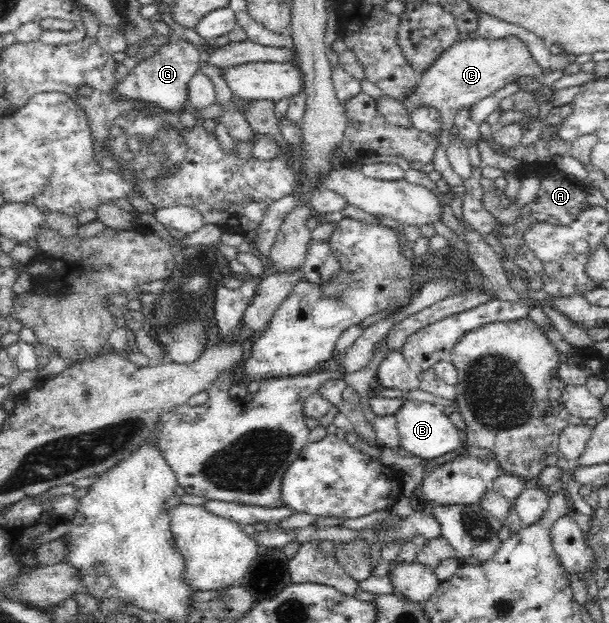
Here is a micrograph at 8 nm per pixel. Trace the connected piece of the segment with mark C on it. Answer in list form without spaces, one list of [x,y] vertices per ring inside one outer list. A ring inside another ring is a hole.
[[[506,36],[496,40],[482,37],[458,40],[436,59],[426,72],[422,72],[416,86],[405,95],[404,104],[409,110],[422,105],[440,111],[442,119],[440,144],[434,152],[432,163],[434,170],[439,171],[451,187],[463,185],[463,179],[454,172],[446,154],[456,111],[463,108],[470,109],[479,100],[484,100],[497,90],[516,82],[516,78],[520,76],[540,77],[543,72],[544,69],[536,63],[526,44],[516,36]]]

